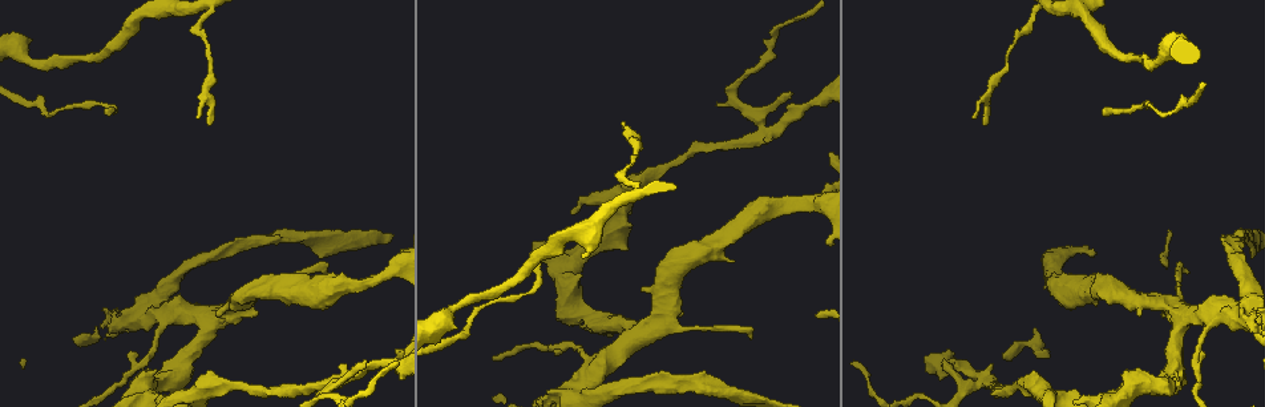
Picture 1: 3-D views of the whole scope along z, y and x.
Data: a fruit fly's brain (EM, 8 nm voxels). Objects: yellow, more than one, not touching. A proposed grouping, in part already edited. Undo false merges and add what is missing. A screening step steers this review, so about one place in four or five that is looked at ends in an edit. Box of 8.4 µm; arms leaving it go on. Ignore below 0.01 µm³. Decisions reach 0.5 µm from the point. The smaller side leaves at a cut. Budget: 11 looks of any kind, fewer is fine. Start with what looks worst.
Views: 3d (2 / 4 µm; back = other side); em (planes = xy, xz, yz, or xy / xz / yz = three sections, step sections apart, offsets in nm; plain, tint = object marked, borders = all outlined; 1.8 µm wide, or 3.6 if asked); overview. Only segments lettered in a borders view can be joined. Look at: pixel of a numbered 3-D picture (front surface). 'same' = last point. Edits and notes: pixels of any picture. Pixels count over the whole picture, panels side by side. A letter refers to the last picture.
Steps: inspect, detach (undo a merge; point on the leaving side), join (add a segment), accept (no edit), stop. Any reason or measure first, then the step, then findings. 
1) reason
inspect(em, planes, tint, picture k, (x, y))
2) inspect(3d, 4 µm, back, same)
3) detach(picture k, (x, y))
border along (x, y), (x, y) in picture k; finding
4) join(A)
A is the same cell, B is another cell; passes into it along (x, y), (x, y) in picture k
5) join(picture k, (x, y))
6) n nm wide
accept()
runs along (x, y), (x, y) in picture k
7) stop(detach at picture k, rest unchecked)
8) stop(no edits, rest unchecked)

inspect(3d, 2 µm, picture 1, (755, 135))

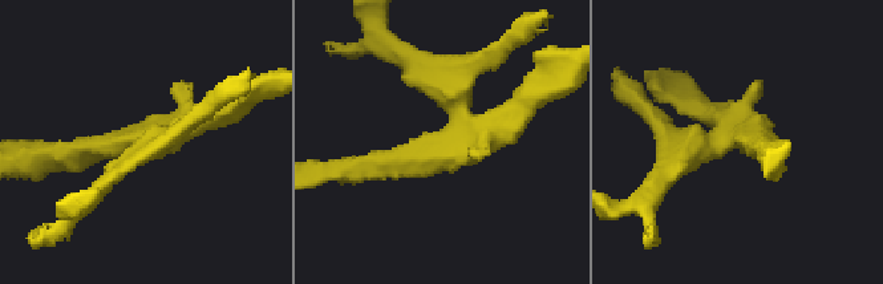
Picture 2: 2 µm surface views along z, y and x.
shape alone is not enough
inspect(em, xz, step 16, tint, picture 2, (445, 138))

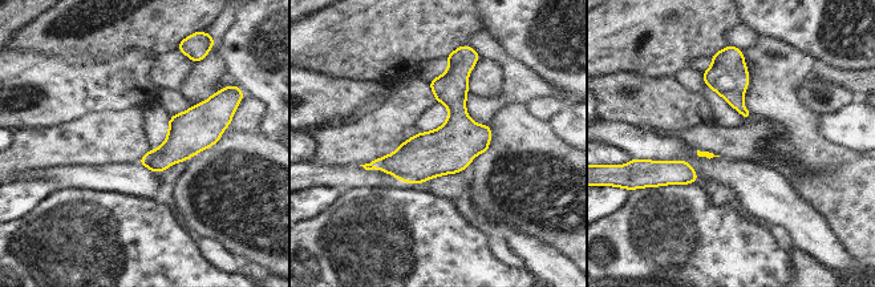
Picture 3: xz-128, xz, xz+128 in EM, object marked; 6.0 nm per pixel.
inspect(em, planes, borders, same)

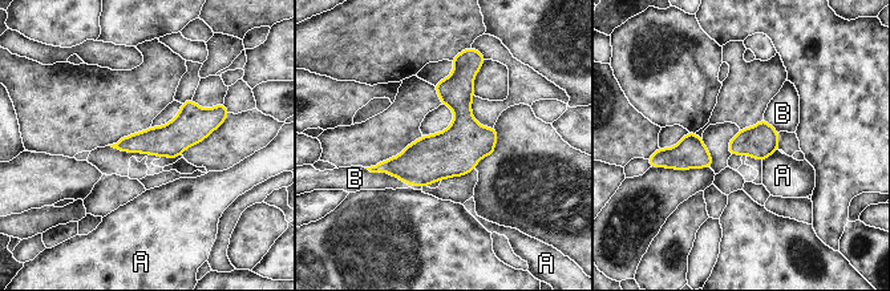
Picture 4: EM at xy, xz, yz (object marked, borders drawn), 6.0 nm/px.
accept()
A and B are other cells; runs along (458, 64), (460, 126), (421, 164), (373, 169) in picture 4; continuous, no second neuron

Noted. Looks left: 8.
an open end
inspect(em, xz, step 8, tint, picture 1, (1103, 112))

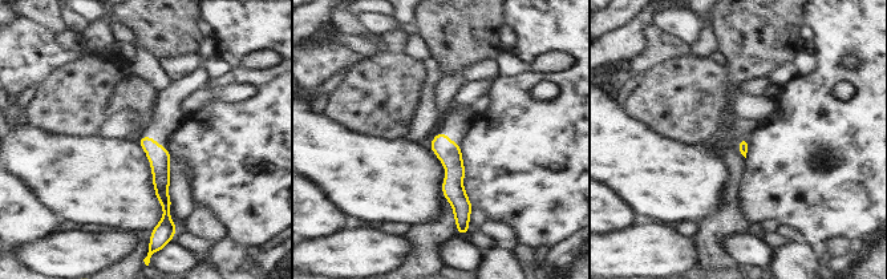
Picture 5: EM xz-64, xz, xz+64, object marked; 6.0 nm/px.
another direction
inspect(em, planes, borders, same)

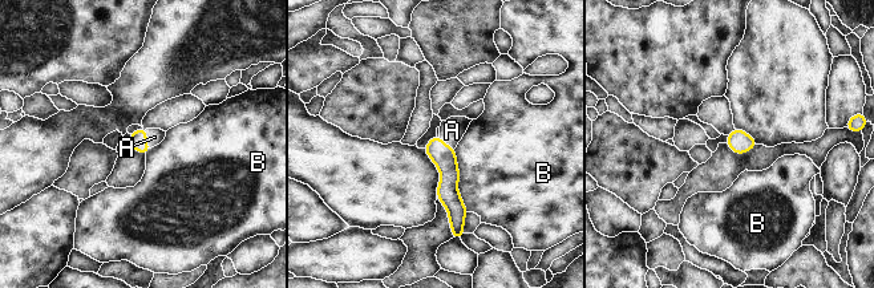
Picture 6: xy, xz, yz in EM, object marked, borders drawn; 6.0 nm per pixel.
join(A)
A is the same cell, B is another cell; passes into it along (138, 138), (145, 138), (154, 137) in picture 6; the neuron continues

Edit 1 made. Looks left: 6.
inspect(overview)

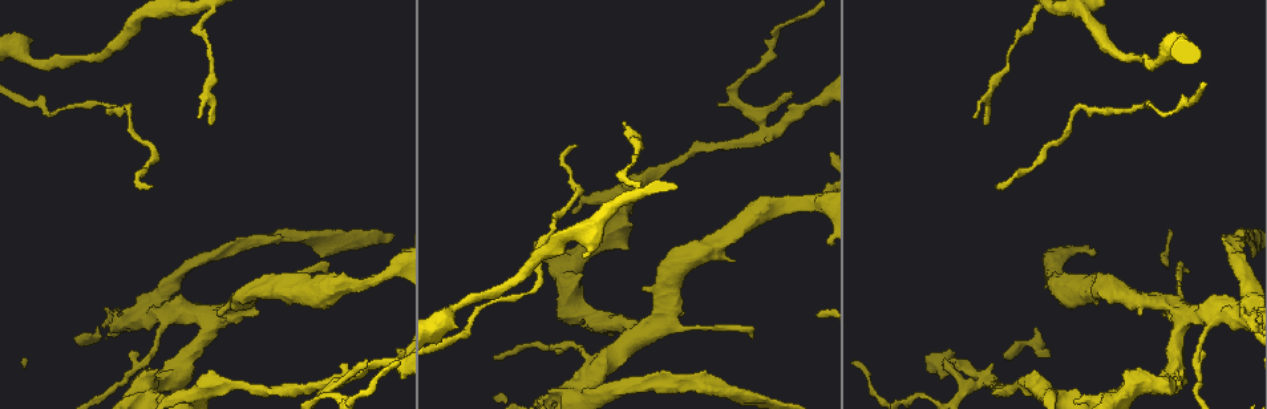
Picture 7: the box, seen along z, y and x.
inspect(em, planes, borders, picture 7, (153, 186))

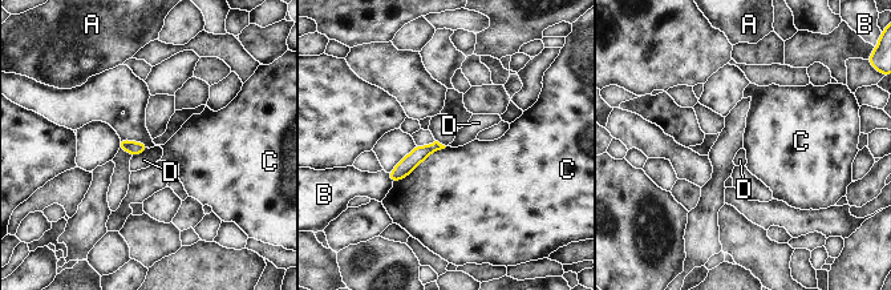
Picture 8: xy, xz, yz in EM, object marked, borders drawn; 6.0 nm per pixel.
accept()
A, B, C and D are other cells; border along (446, 146), (428, 154), (393, 184) in picture 8; no lettered segment goes on from it

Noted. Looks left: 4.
a fork
inspect(em, planes, borders, picture 7, (1156, 298))

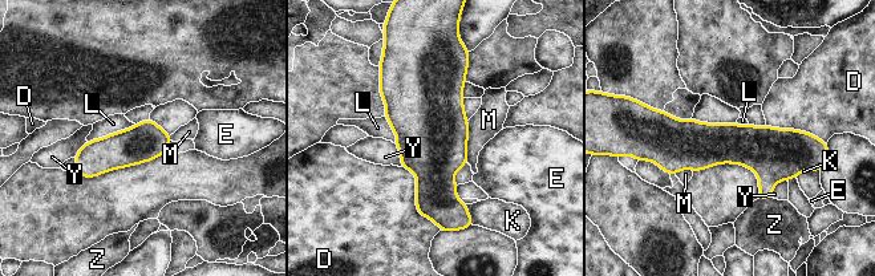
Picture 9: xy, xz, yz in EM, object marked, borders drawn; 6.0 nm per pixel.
accept()
D, E, K, L, M, Y and Z are other cells; border along (136, 125), (88, 142) in picture 9; continuous, no second neuron

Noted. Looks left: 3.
stop(join at picture 6, rest unchecked)

